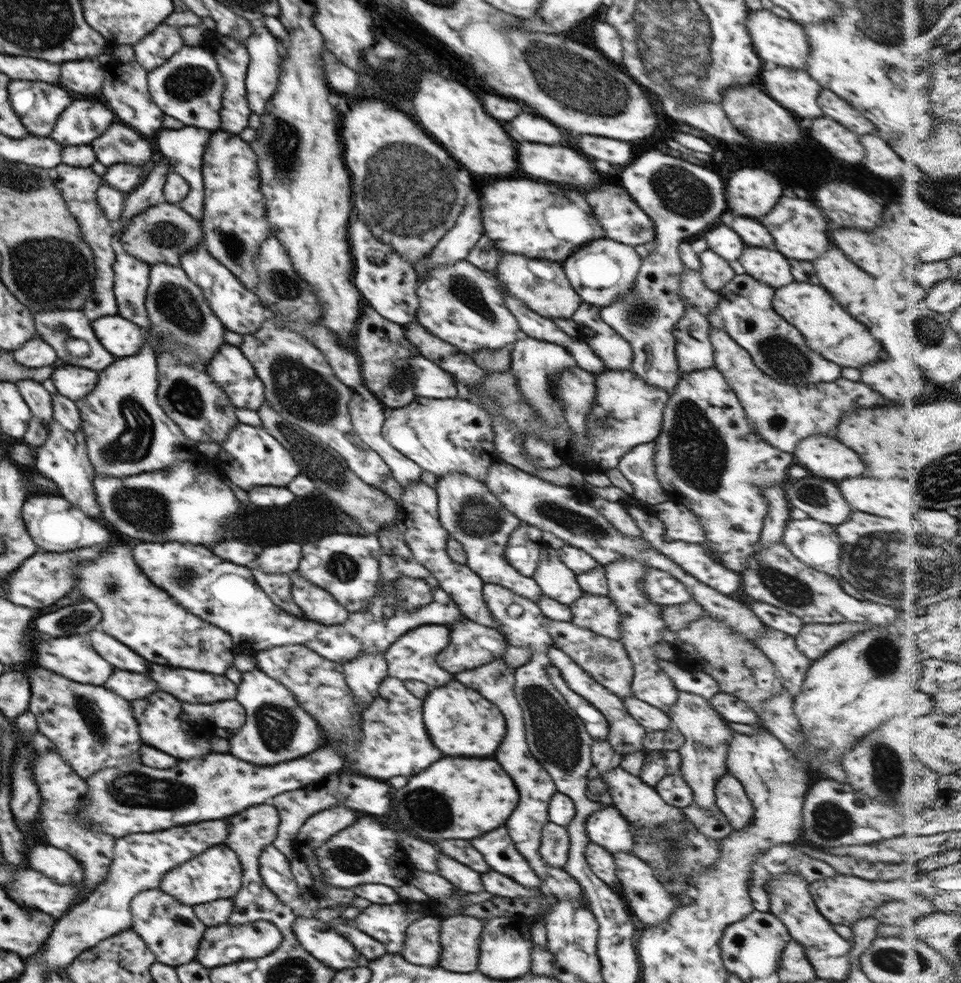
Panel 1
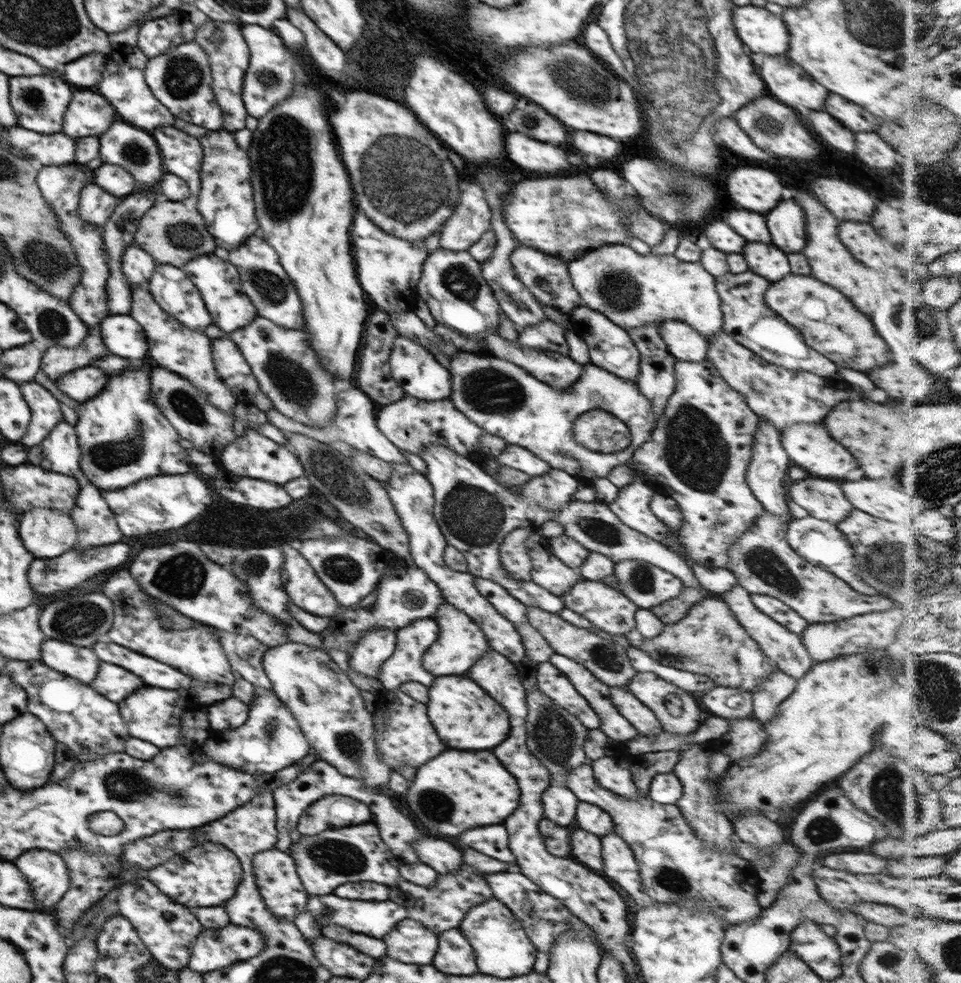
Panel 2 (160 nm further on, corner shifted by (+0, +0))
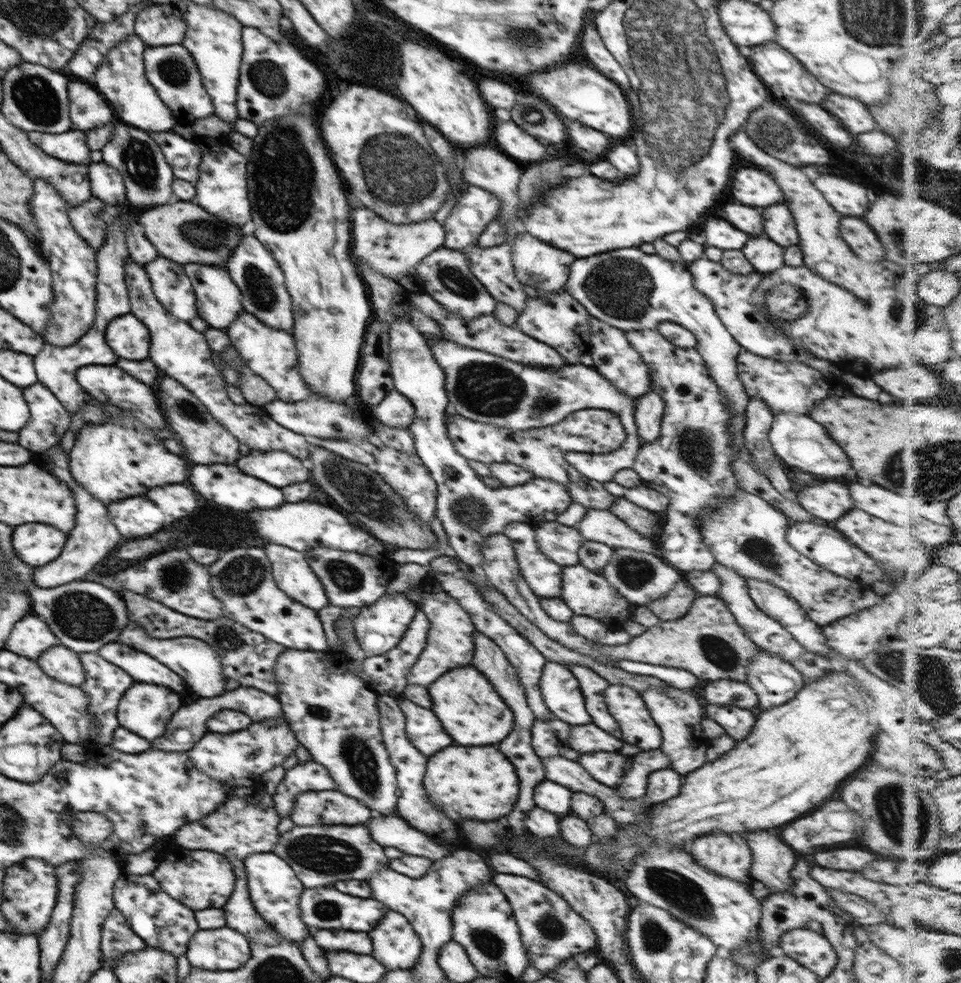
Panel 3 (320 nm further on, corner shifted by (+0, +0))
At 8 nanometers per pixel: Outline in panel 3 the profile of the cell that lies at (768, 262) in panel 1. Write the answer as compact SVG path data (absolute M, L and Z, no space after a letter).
M750 238L741 251L756 273L770 274L784 264L782 246L768 238Z

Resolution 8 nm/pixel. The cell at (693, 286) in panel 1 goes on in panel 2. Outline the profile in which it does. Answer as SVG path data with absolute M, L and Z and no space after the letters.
M605 244L598 250L583 255L580 260L570 261L569 276L574 288L584 300L586 307L601 312L620 328L638 328L659 320L681 320L689 324L704 339L714 337L723 328L721 300L715 289L715 278L699 263L682 262L673 254L642 255L623 244Z

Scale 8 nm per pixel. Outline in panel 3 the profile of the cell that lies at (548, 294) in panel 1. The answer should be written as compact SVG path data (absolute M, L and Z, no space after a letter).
M522 230L511 243L512 263L519 282L532 293L554 294L565 291L565 284L569 278L570 266L576 258L568 251L560 250L538 238L526 234Z

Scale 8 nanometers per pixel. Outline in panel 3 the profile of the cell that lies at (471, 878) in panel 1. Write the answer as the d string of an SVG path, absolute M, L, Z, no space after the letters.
M395 815L384 818L370 818L365 824L370 831L371 837L380 846L392 846L409 854L425 856L432 862L449 855L454 848L446 848L414 827L411 827L401 817Z

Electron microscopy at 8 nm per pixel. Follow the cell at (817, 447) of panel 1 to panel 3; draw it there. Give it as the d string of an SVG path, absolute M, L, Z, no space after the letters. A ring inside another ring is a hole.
M789 412L773 415L768 438L772 443L775 455L785 466L802 468L804 472L814 472L814 474L828 474L826 478L844 476L850 470L848 456L842 452L842 448L826 434L824 426L820 426L818 422L814 422L808 416ZM814 442L818 442L818 444L814 444Z

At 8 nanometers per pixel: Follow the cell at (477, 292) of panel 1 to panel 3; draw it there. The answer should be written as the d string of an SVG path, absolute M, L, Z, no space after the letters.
M440 247L431 252L416 266L416 276L420 284L437 303L446 310L471 319L477 316L493 314L497 301L488 289L470 271L470 261L467 255L448 247Z

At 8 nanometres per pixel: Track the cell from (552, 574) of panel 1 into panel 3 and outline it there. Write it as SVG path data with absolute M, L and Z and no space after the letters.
M511 522L505 526L503 532L510 540L514 549L515 559L519 571L537 597L560 597L562 592L562 566L552 562L540 549L536 542L533 527L523 522Z

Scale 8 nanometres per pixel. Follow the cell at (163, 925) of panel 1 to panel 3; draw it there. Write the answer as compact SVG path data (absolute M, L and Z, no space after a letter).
M123 871L123 876L116 882L116 889L113 893L113 899L115 907L126 917L131 929L148 945L156 950L162 950L162 952L168 952L174 957L180 957L186 955L188 948L188 940L192 938L192 934L198 930L198 924L196 924L196 918L194 918L194 912L190 908L186 908L184 904L180 904L178 900L170 898L160 883L150 875L137 875L132 873L126 873Z

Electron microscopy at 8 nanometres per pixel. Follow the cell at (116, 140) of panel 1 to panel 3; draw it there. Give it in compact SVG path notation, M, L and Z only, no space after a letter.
M120 122L114 130L114 136L100 151L103 154L103 161L112 165L122 175L126 197L132 206L152 208L173 201L171 189L172 181L175 179L173 170L166 164L162 149L146 132Z

